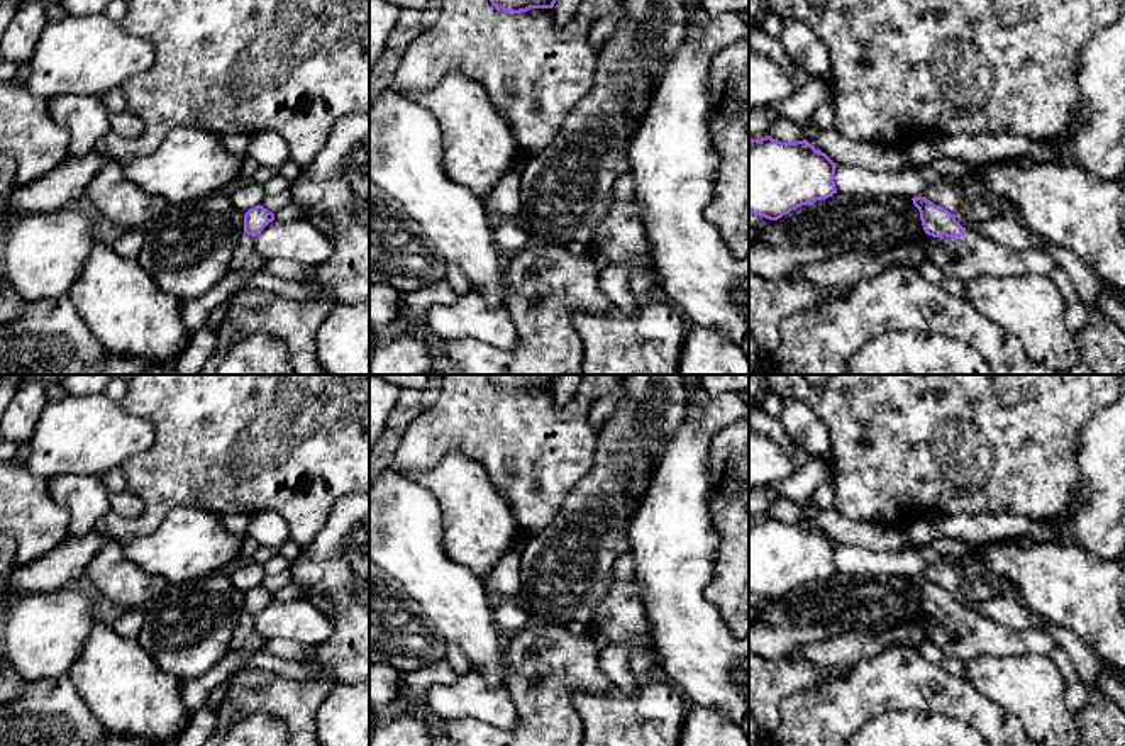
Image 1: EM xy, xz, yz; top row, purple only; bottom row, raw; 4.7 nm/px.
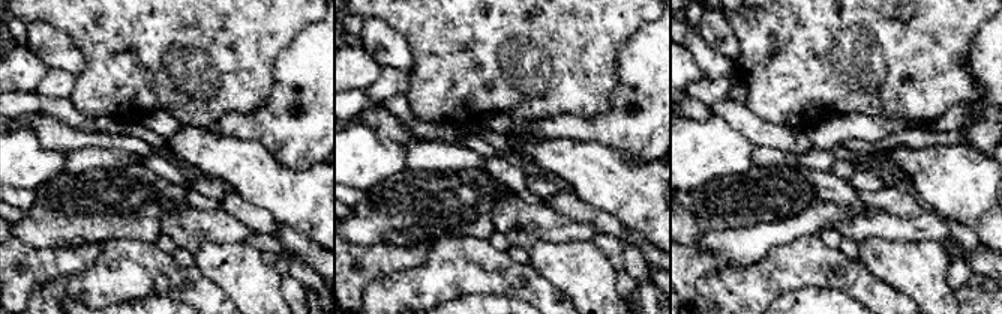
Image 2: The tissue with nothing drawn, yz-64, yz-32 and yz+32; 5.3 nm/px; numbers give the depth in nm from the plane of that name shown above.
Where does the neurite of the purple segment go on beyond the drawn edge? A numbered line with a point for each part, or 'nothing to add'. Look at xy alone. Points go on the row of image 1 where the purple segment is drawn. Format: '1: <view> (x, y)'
1: xy (246, 260)

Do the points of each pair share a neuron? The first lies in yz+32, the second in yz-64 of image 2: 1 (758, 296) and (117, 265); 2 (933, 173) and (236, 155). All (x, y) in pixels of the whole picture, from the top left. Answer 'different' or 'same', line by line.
1: same
2: same

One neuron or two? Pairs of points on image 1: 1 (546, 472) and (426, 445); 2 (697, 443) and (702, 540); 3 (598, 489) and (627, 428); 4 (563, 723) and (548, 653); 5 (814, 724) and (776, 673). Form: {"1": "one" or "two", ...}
{"1": "one", "2": "one", "3": "one", "4": "one", "5": "two"}

